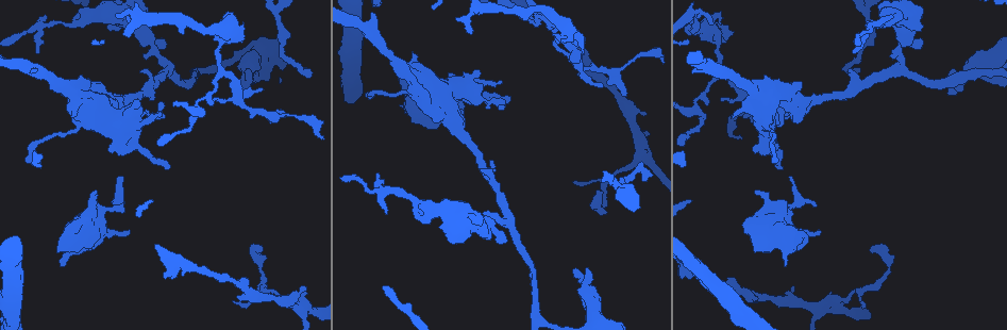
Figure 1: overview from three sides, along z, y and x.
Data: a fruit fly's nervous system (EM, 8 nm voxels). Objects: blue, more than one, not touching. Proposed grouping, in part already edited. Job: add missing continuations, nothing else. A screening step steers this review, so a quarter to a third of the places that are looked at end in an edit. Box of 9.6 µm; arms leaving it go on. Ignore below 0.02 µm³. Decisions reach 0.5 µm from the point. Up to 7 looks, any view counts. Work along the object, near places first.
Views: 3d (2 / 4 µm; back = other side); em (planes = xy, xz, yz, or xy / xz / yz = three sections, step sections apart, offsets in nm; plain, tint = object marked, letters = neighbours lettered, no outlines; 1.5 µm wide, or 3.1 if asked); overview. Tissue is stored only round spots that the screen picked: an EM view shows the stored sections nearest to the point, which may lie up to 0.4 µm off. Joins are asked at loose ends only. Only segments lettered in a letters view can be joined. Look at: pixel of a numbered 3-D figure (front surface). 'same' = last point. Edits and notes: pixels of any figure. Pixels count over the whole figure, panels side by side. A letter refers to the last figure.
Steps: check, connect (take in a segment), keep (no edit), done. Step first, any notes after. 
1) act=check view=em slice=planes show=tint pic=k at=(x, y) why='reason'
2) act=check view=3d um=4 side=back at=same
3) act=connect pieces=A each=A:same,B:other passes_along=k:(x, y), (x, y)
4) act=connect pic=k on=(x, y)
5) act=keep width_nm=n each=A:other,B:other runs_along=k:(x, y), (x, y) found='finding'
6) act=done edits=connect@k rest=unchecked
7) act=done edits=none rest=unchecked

act=check view=em slice=yz step=8 show=letters pic=1 at=(257, 253) why='free end'

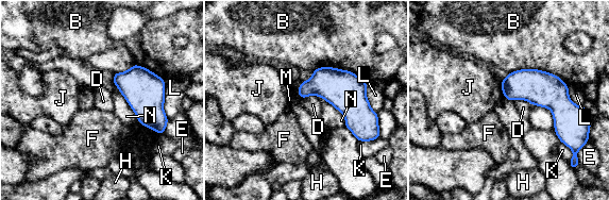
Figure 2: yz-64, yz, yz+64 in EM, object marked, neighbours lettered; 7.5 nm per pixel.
act=check view=em slice=planes show=letters at=same why='cut it another way'

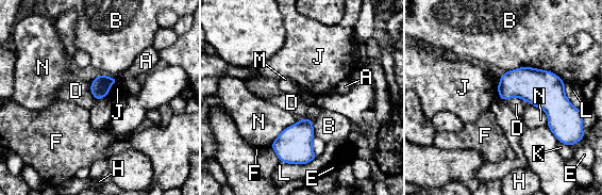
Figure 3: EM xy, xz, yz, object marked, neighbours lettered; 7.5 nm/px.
act=keep each=A:other,B:other,D:other,E:other,F:other,H:other,J:other,K:other,L:other,M:other,N:other border=3:(522, 99), (511, 97), (506, 100) found='none of them fits'

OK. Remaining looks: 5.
act=check view=em slice=planes show=letters pic=1 at=(793, 285) why='free end'

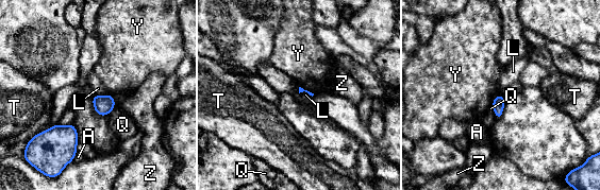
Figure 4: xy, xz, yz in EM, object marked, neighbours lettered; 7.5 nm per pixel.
act=keep longest_contact=T:170nm each=A:other,L:other,Q:other,T:other,Y:other,Z:other border=4:(105, 93), (96, 96) found='no lettered segment goes on from it'

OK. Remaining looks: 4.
act=check view=em slice=planes show=plain pic=1 at=(608, 84) why='free end'

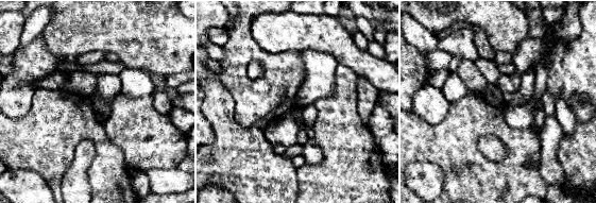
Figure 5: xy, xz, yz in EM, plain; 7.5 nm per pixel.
act=check view=em slice=planes show=letters at=same why='what lies round it'

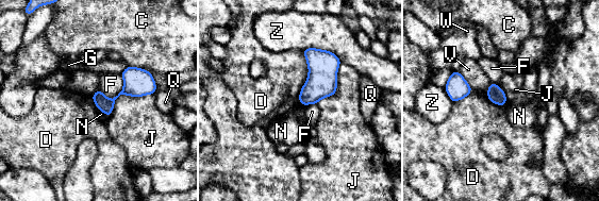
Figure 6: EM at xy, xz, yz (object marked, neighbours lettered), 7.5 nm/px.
act=keep each=C:other,D:other,F:other,G:other,J:other,N:other,Q:other,V:other,W:other,Z:other border=6:(302, 50), (308, 78), (299, 104) found='no lettered segment goes on from it'

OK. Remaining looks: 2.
act=done edits=none rest=unchecked

